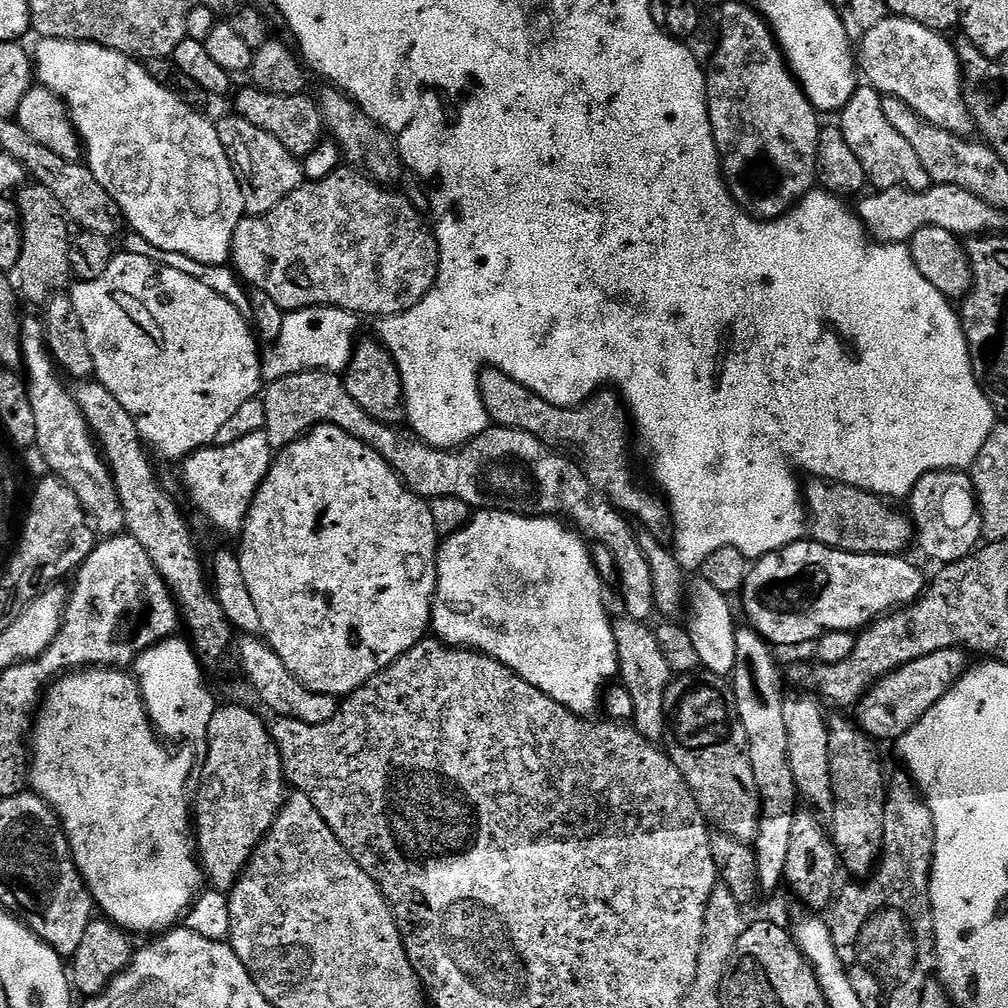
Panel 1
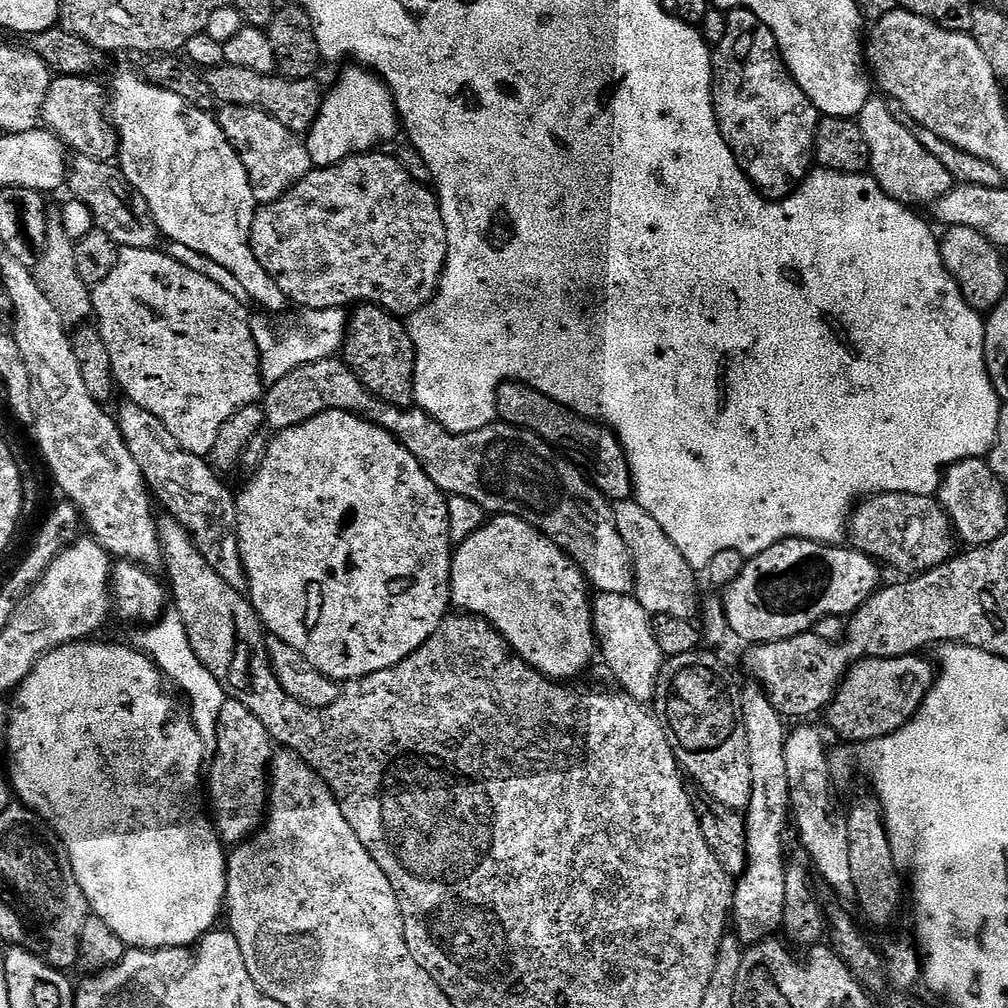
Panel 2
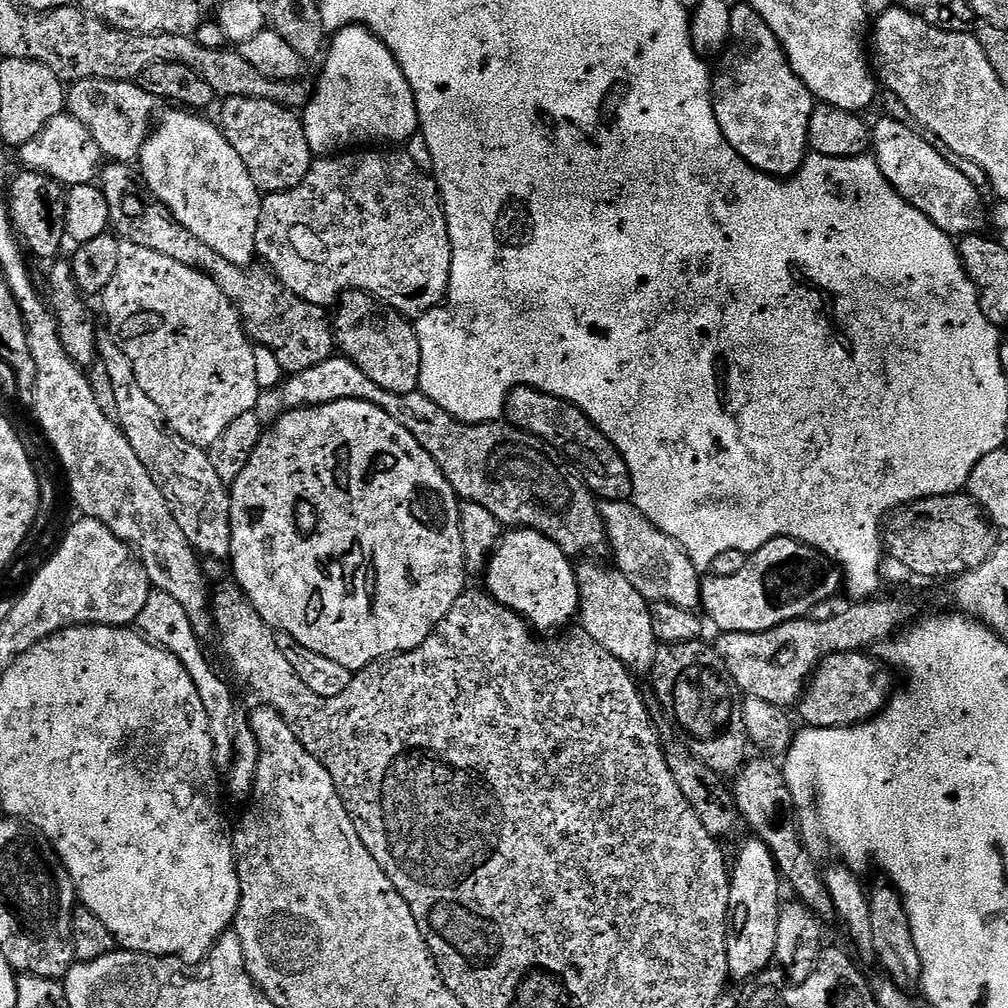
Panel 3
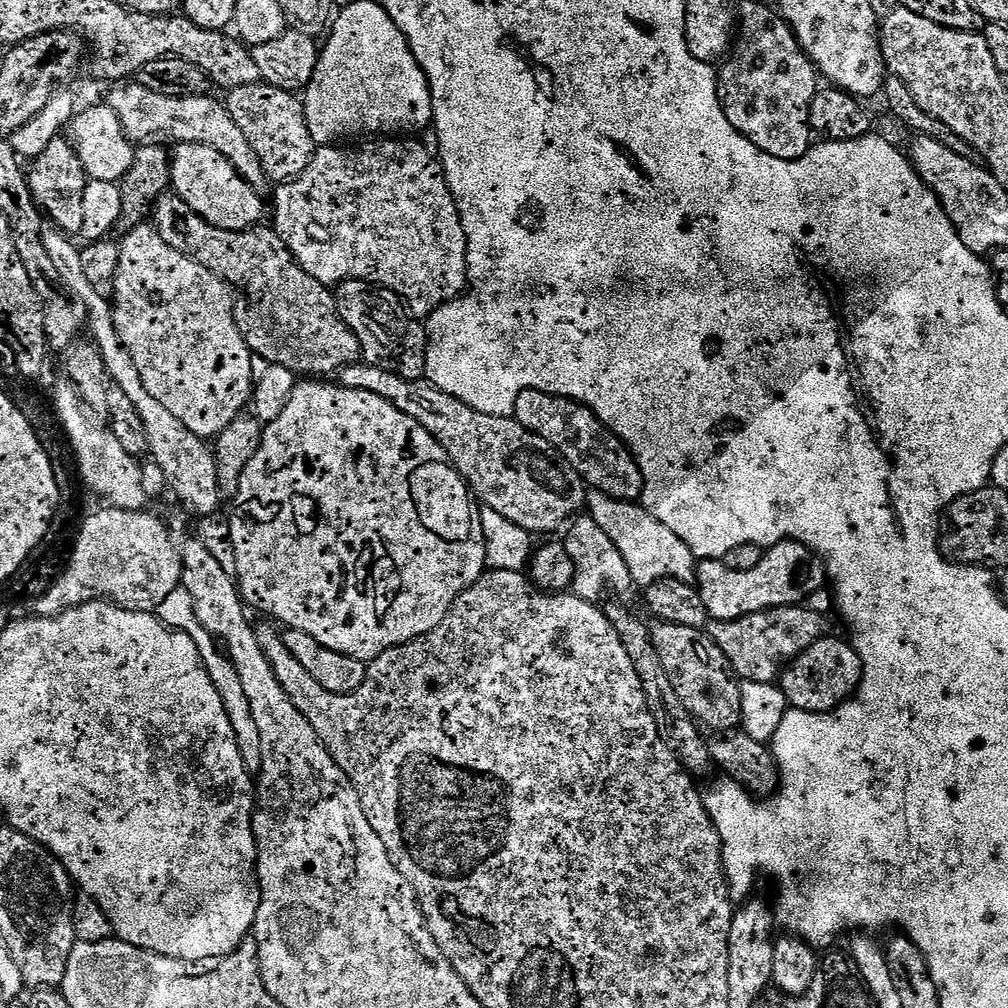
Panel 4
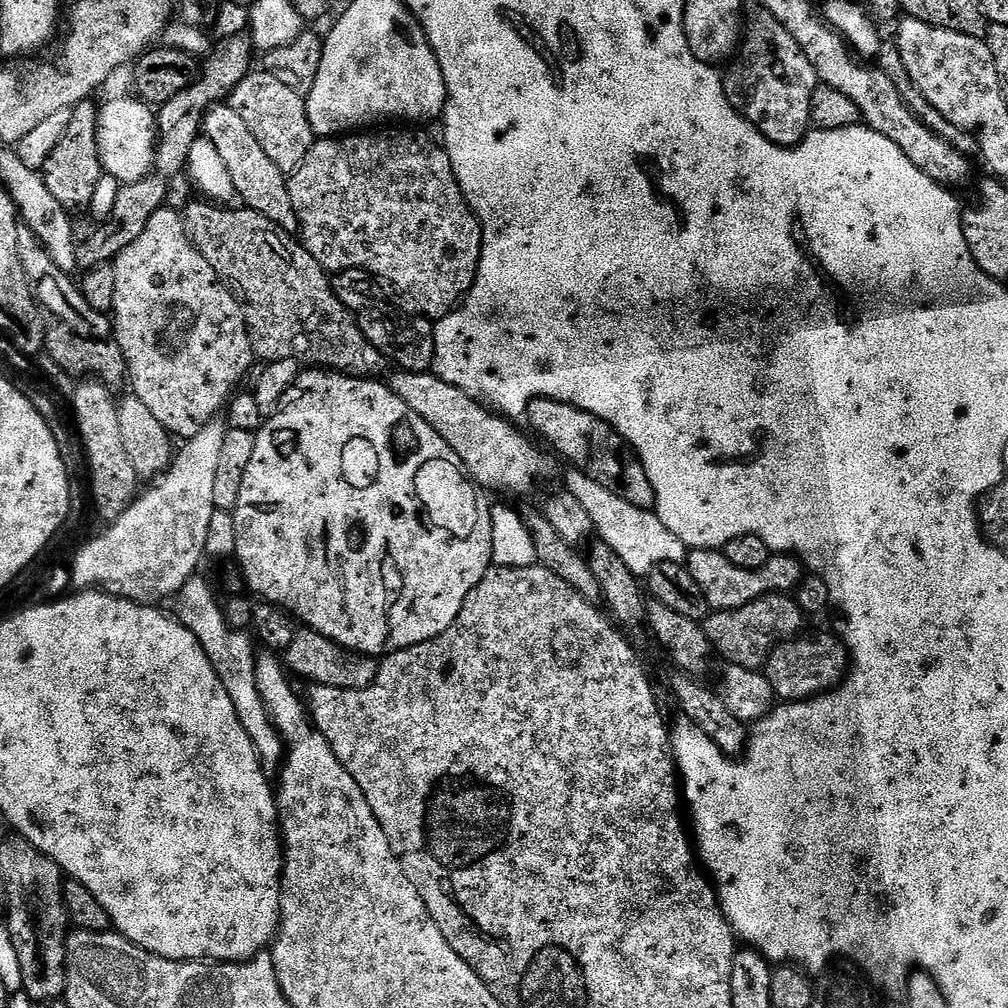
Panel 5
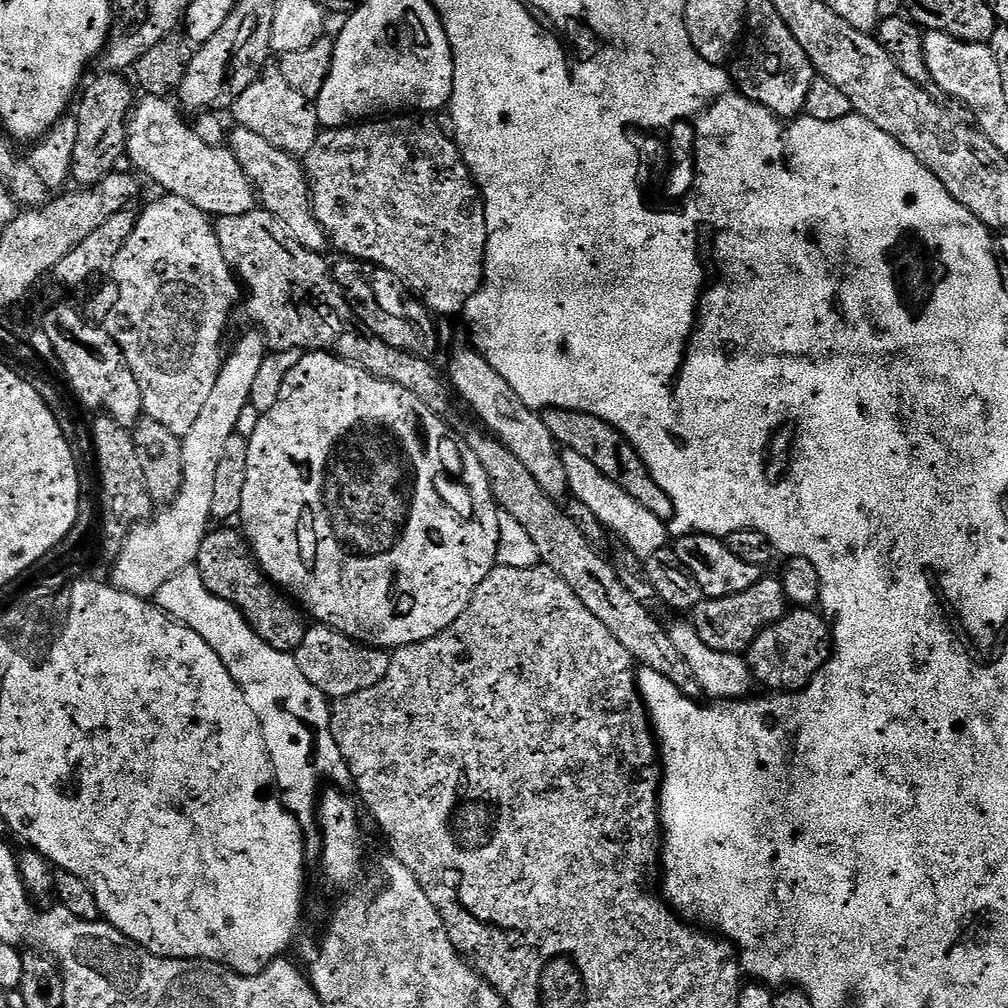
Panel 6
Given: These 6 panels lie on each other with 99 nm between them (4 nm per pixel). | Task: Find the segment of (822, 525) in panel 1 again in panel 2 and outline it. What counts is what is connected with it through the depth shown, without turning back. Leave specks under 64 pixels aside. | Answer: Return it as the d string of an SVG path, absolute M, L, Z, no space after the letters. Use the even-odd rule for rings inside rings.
M884 492L880 496L869 496L861 499L853 507L846 525L846 536L851 547L857 552L865 552L881 565L889 564L892 568L904 572L900 574L919 574L928 572L931 568L942 566L953 559L957 551L957 537L954 535L952 521L949 520L939 499L932 496L915 496L905 492Z

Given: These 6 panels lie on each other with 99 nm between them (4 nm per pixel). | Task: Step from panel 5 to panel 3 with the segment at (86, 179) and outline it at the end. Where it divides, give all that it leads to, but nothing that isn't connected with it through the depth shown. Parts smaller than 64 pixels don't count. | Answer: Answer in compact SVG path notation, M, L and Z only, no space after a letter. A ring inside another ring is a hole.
M20 170L20 173L13 178L12 189L6 193L8 212L12 216L12 226L16 229L23 247L33 257L36 255L40 260L52 262L61 255L60 239L64 240L66 236L65 197L66 192L62 185L51 176L45 176L43 172Z

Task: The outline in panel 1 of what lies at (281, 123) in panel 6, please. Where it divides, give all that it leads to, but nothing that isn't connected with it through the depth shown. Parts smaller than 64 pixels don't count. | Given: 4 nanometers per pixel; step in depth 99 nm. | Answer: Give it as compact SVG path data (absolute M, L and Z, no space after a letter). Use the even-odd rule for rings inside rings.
M229 114L226 118L215 121L218 138L222 138L222 146L230 158L233 170L236 171L238 186L242 190L242 202L245 213L249 216L264 216L278 202L282 202L294 190L305 183L304 165L274 134L266 134L266 130L258 130L254 122L246 122L246 118Z

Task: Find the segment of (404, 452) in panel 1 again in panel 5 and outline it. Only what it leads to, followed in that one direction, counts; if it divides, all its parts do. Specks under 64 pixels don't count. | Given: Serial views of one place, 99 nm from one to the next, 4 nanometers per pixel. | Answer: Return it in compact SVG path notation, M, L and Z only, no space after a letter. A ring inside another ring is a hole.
M403 370L393 373L390 379L392 393L398 394L400 400L404 400L419 416L426 418L434 430L438 430L440 437L456 451L460 463L481 489L493 488L508 496L524 496L531 490L532 484L546 479L555 470L557 461L543 447L540 449L527 431L519 432L511 419L489 410L477 397L467 396L458 390L458 386L442 382L442 378L435 374Z

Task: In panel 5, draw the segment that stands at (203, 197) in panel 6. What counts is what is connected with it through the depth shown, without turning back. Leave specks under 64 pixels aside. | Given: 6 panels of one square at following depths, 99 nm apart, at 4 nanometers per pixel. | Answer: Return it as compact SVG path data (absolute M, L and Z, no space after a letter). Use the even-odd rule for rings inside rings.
M139 98L133 100L112 100L98 112L98 146L100 160L105 173L116 179L117 185L133 184L145 180L156 163L156 142L158 131L157 113L153 105L145 104Z

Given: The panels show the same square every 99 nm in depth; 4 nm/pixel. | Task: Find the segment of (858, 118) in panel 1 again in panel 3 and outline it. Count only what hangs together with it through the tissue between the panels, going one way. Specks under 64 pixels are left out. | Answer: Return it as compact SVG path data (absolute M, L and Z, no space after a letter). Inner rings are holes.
M880 118L877 124L871 125L871 129L871 155L875 156L886 182L890 182L892 189L903 200L922 210L922 214L926 214L926 218L930 218L930 222L934 222L934 226L941 228L947 236L963 238L983 229L980 227L984 220L986 224L986 208L984 212L981 189L976 188L966 174L950 166L944 152L927 135L921 134L904 120L887 118Z

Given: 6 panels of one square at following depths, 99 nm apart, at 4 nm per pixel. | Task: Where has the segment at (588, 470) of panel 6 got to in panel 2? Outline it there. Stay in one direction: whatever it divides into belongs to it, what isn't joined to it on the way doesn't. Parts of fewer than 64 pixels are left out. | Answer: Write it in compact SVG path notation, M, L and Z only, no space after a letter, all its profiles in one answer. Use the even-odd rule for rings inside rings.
M635 498L615 501L612 504L612 521L618 526L618 534L622 534L622 542L630 546L636 575L634 597L637 602L648 611L650 617L669 616L695 621L702 612L700 584L696 581L697 569L692 568L686 558L682 558L678 546L666 538L658 521L642 510Z

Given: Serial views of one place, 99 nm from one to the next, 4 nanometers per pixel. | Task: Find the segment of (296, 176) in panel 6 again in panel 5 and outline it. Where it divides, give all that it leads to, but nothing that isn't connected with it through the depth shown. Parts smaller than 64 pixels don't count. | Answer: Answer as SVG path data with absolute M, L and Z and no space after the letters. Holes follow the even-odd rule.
M221 102L212 105L204 114L202 136L214 142L222 162L226 162L226 170L230 170L230 178L236 187L239 203L245 208L253 208L258 214L270 218L284 232L295 233L300 227L300 219L296 217L294 202L288 193L289 177L266 155L262 145L254 134L250 134L250 126L232 109L231 103Z

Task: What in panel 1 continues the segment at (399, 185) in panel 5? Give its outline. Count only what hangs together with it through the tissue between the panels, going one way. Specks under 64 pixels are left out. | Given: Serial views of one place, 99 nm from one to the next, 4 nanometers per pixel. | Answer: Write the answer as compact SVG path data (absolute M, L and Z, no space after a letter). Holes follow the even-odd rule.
M341 166L321 180L305 182L282 202L278 202L278 206L274 206L274 210L270 210L264 216L245 215L240 225L234 230L231 267L236 267L240 271L241 278L253 284L251 286L253 289L270 294L270 298L274 298L274 302L278 302L278 306L285 310L327 306L341 308L360 318L363 316L376 316L375 318L398 316L414 307L436 284L436 275L440 272L440 245L436 243L433 229L429 225L428 228L424 225L419 210L406 197L399 196L398 193L392 191L396 190L377 184L371 176L365 176L363 172L351 166Z

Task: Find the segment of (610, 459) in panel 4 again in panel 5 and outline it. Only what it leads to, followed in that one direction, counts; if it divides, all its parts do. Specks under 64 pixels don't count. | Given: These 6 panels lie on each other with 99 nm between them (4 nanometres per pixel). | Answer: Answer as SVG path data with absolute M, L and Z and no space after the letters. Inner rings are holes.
M541 398L528 405L527 420L527 427L537 437L545 436L549 444L547 447L557 457L565 456L573 469L585 472L594 478L594 482L599 482L601 486L606 486L606 490L618 494L618 498L630 502L630 506L655 509L654 486L650 486L650 478L646 478L646 470L636 457L636 451L602 418L566 402Z

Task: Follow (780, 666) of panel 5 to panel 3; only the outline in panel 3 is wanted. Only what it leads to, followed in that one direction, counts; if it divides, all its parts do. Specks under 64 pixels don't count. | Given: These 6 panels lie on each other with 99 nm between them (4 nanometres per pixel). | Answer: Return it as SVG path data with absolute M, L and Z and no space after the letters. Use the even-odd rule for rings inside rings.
M863 651L835 652L816 667L800 697L798 711L810 728L845 728L871 720L892 699L893 673L868 657Z

